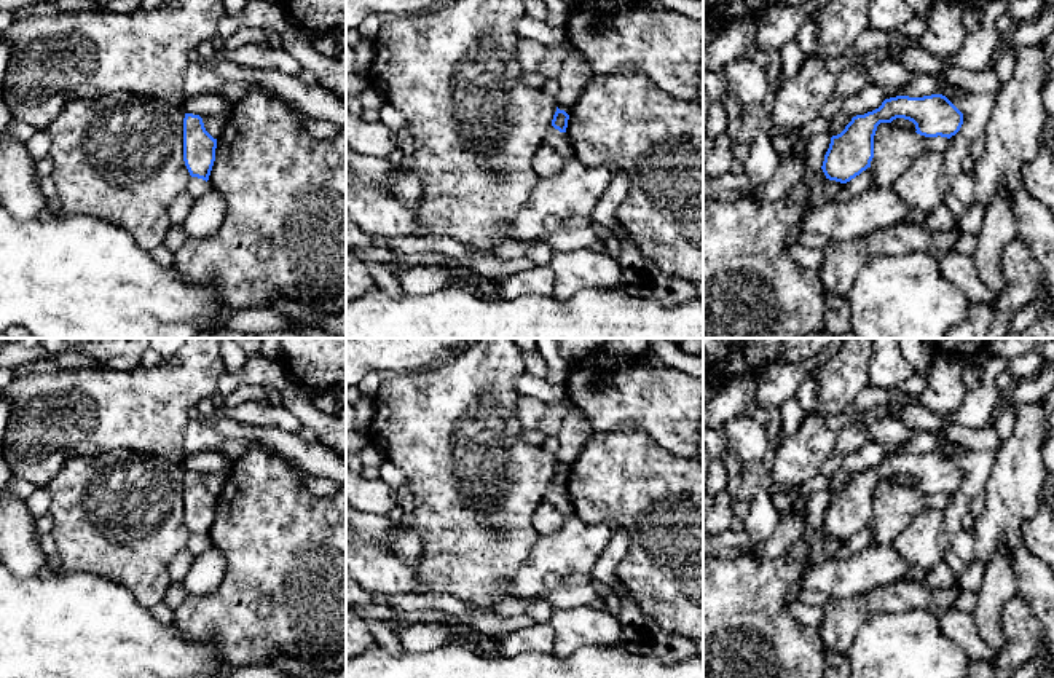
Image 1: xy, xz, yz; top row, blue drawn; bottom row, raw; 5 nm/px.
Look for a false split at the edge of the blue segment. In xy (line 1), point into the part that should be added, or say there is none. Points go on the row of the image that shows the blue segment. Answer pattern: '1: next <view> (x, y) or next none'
1: next none

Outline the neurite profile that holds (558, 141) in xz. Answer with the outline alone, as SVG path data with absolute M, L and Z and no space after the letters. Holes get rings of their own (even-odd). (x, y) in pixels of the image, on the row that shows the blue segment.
M550 126L547 131L545 144L553 147L564 161L576 156L576 152L572 148L572 144L569 142L568 136L564 132L560 132L553 126Z

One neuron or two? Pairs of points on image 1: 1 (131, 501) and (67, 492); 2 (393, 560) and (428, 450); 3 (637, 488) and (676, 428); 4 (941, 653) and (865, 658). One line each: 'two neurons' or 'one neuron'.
1: one neuron
2: two neurons
3: two neurons
4: one neuron

